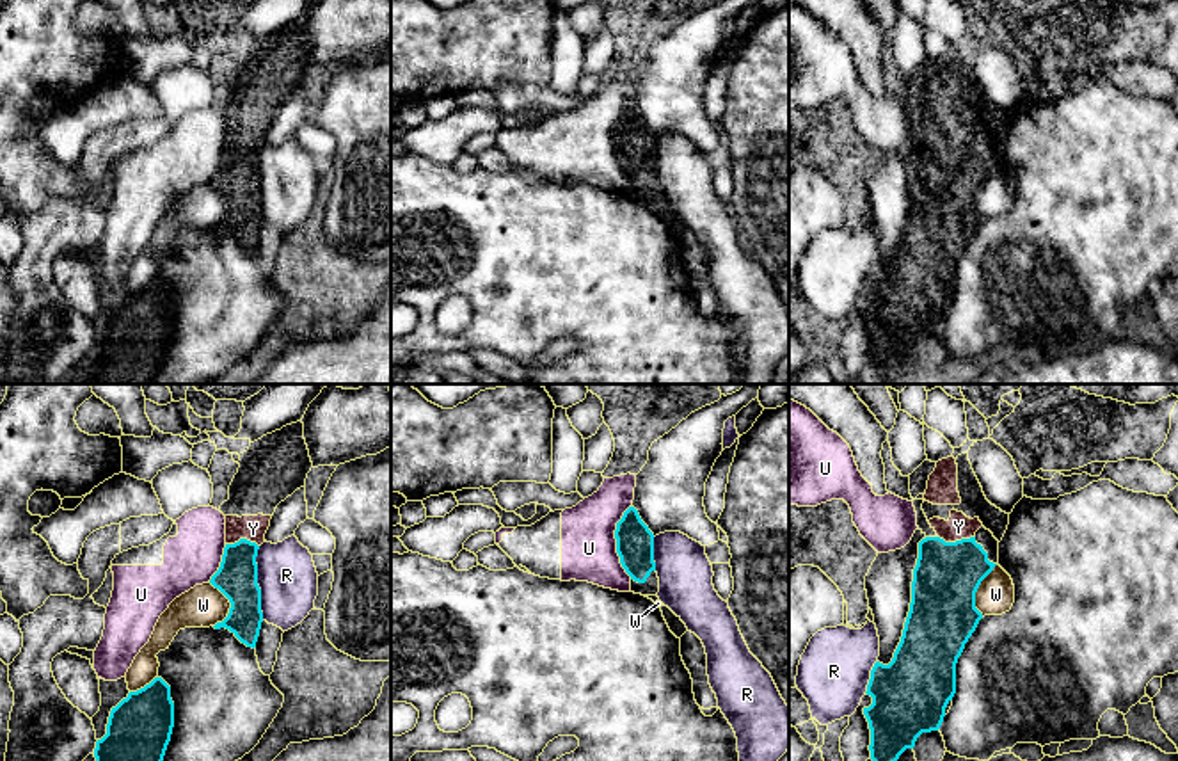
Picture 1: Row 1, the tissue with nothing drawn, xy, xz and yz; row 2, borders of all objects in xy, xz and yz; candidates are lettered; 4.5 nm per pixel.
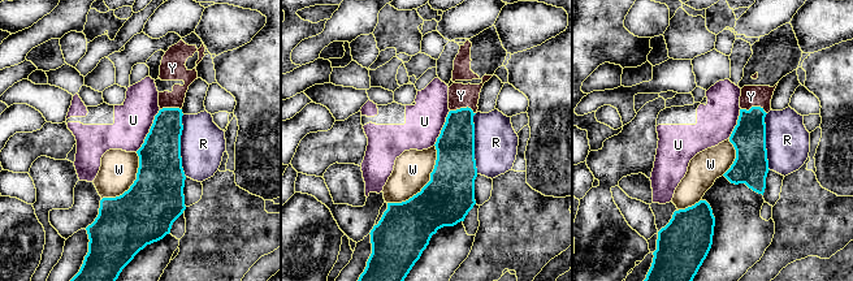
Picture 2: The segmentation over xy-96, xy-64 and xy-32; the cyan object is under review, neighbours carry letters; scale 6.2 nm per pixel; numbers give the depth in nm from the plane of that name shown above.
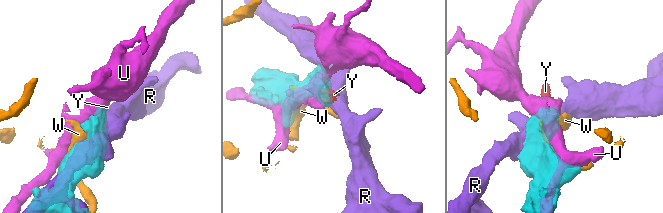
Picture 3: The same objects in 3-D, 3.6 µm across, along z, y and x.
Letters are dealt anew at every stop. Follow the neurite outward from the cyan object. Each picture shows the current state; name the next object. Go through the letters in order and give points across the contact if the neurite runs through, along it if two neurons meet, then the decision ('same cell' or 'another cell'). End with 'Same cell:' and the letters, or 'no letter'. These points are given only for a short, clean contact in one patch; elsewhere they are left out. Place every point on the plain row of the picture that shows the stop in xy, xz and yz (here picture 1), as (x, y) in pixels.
R: another cell
U: another cell
W: another cell
Y: across yz (947, 176), (955, 160), (956, 143), (958, 128) | same cell
Same cell: Y

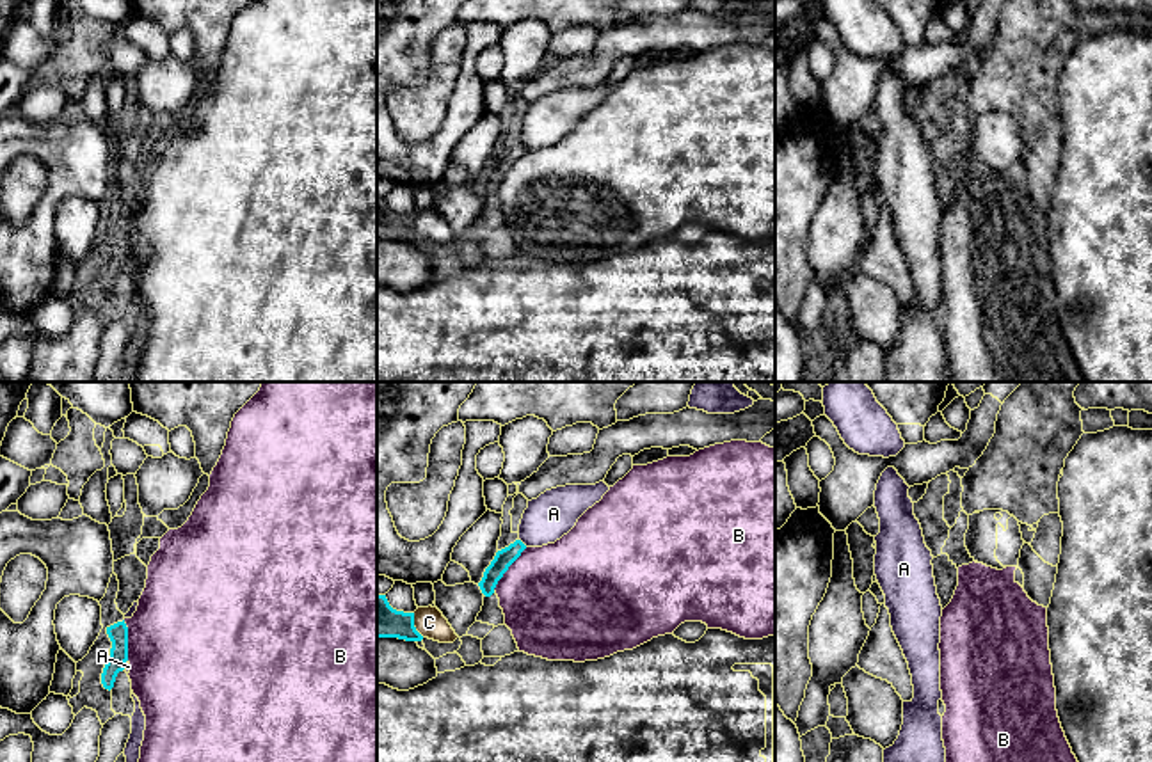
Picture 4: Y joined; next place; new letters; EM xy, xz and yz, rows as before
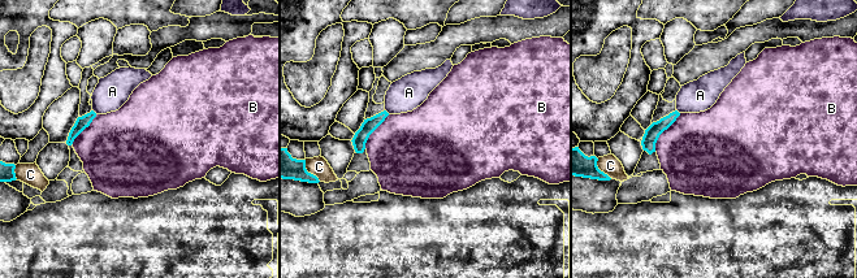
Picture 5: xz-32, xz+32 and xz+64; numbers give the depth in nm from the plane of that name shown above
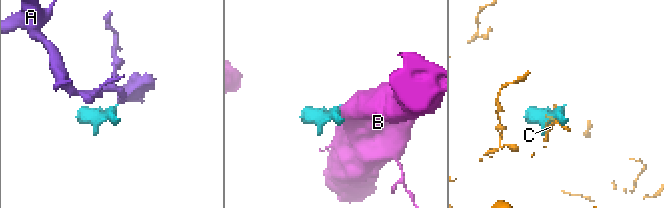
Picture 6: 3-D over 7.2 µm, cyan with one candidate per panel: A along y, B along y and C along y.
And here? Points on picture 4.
A: along xz (518, 141), (527, 148) | another cell
B: another cell
C: another cell
Same cell: no letter

